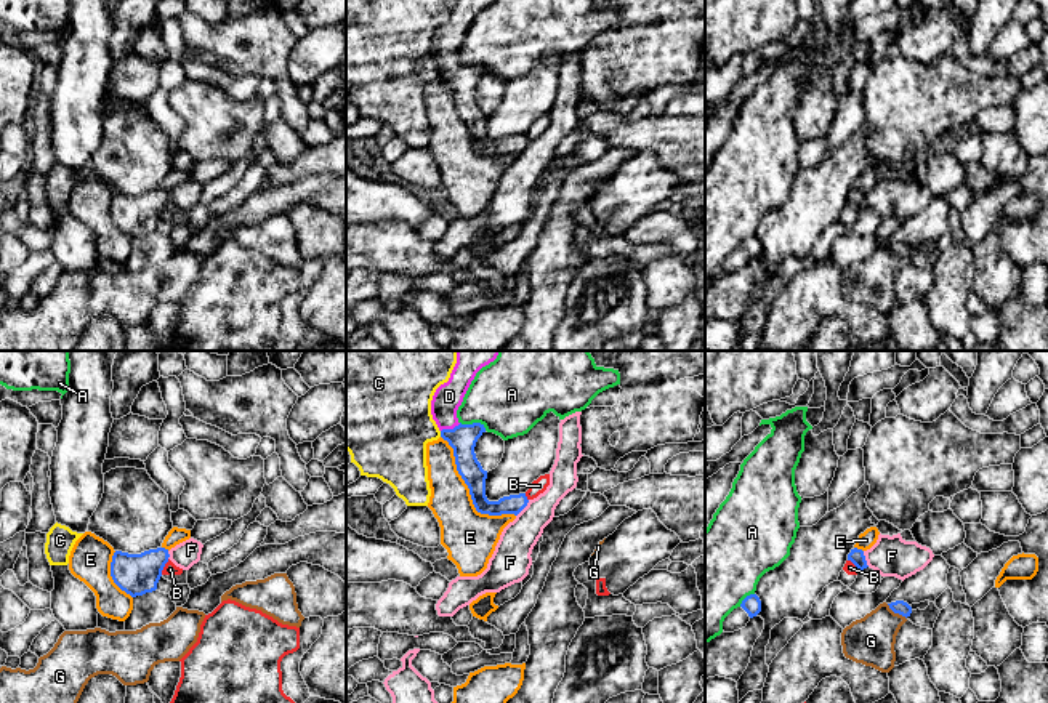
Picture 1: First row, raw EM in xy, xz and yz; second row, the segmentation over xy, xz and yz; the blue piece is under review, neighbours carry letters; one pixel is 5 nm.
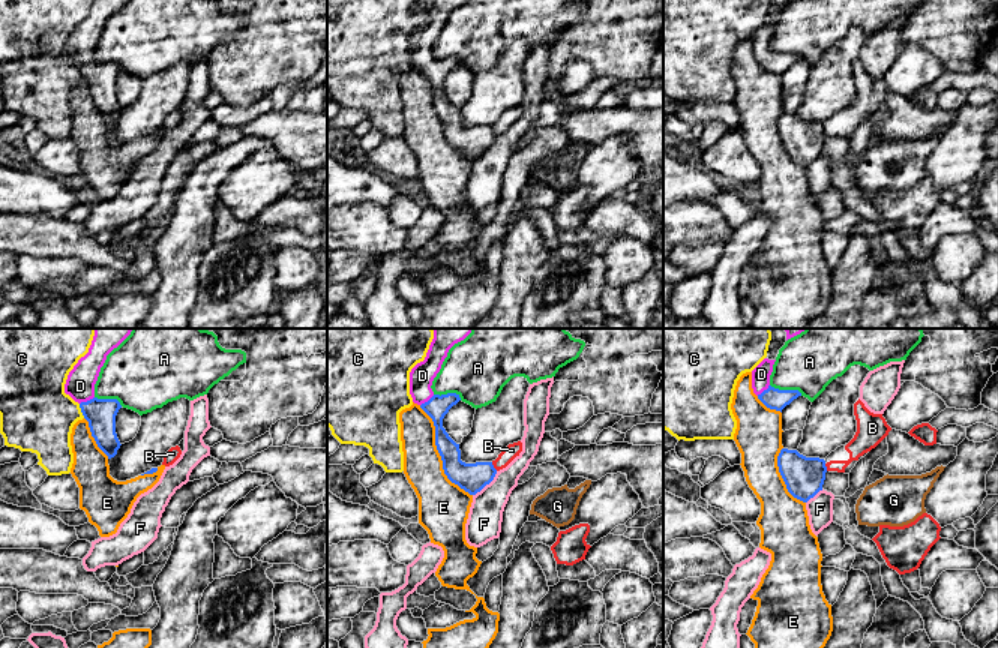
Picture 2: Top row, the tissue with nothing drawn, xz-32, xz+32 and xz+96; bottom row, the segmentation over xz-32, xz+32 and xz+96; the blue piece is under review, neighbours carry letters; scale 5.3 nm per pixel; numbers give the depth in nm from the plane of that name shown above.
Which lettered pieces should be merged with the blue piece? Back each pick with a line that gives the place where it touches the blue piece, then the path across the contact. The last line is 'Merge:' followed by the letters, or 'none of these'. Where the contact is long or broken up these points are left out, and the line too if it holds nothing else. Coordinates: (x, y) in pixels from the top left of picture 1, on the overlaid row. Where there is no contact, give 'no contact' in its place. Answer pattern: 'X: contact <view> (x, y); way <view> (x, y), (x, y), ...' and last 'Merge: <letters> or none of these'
D: contact xz (451, 429); way xz (463, 437), (451, 429), (449, 396)
Merge: D

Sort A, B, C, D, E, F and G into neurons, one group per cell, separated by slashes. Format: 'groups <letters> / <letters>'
groups A / B / C / D / E / F / G

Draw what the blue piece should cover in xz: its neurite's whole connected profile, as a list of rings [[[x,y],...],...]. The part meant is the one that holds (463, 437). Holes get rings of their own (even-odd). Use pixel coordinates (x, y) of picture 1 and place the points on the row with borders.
[[[457,351],[457,364],[449,381],[441,384],[433,396],[431,415],[441,437],[453,448],[457,471],[470,488],[476,511],[489,516],[518,516],[529,503],[526,493],[503,496],[498,501],[489,501],[486,496],[487,471],[474,453],[478,439],[486,432],[484,424],[462,424],[457,418],[457,410],[476,373],[497,356],[498,351]]]

